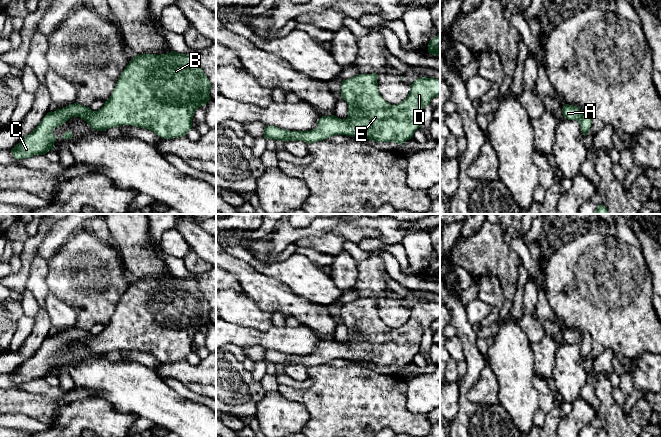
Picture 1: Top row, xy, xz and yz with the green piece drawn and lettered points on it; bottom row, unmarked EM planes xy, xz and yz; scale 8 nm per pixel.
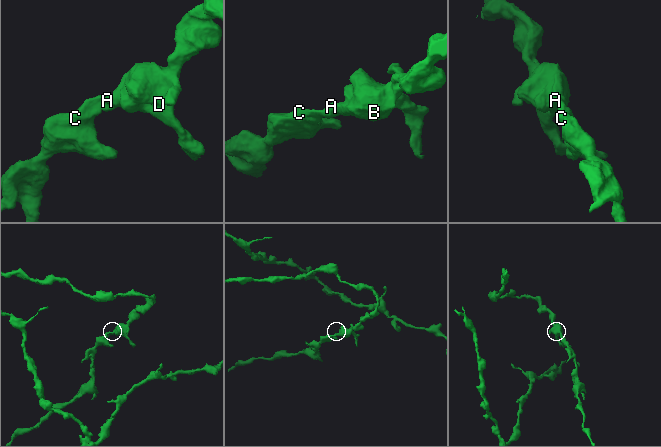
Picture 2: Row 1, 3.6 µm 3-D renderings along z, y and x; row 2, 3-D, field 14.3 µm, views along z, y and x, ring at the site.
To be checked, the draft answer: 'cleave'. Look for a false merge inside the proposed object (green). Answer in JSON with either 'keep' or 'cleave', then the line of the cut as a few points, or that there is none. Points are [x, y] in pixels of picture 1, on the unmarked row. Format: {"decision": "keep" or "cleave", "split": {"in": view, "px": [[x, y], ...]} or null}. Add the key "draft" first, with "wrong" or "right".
{"draft": "wrong", "decision": "keep", "split": null}

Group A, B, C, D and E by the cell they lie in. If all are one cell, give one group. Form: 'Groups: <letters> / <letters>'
Groups: A B C D E

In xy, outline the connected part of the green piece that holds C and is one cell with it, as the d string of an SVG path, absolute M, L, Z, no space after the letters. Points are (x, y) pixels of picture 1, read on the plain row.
M198 276L136 279L123 294L110 322L101 333L92 335L90 331L75 326L62 333L57 332L55 336L48 336L40 348L11 375L15 383L45 379L54 373L57 363L53 358L54 353L72 341L80 341L97 355L131 349L148 353L162 363L186 360L192 352L194 336L211 323L211 311L200 290Z

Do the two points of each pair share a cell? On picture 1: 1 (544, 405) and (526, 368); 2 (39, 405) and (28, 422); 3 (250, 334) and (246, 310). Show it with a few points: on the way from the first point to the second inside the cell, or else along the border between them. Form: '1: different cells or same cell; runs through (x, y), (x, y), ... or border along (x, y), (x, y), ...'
1: different cells; border along (535, 374), (533, 386), (538, 394), (539, 407)
2: different cells; border along (10, 413), (24, 413), (40, 421), (48, 422)
3: different cells; border along (226, 321), (262, 331), (272, 326)

